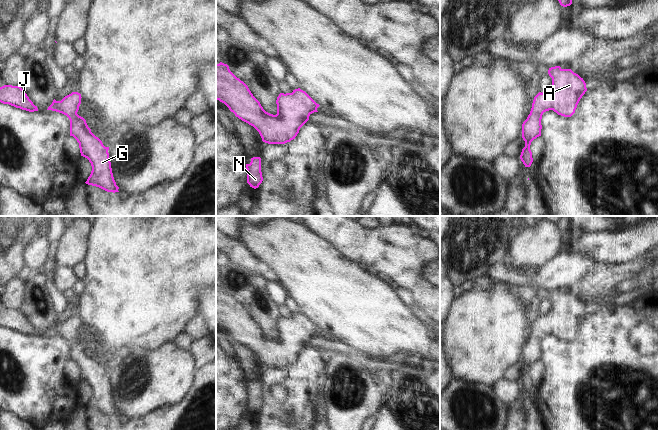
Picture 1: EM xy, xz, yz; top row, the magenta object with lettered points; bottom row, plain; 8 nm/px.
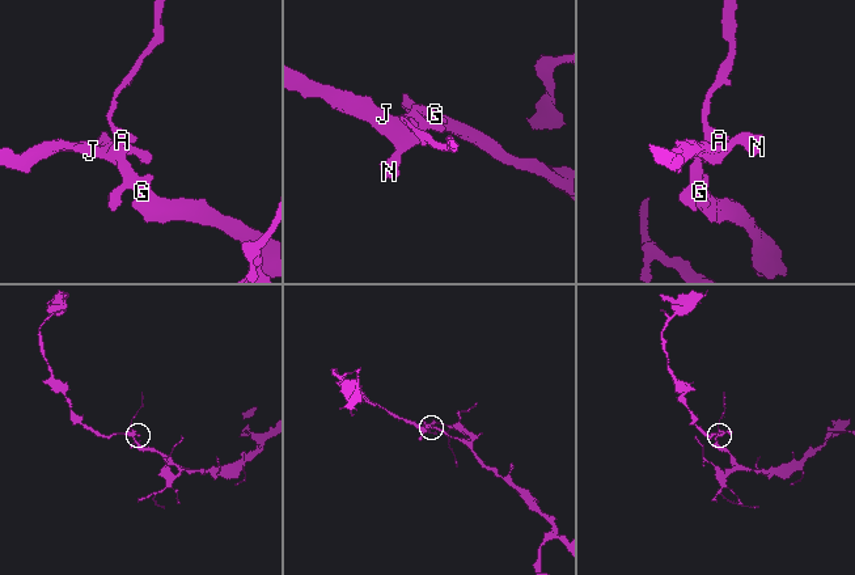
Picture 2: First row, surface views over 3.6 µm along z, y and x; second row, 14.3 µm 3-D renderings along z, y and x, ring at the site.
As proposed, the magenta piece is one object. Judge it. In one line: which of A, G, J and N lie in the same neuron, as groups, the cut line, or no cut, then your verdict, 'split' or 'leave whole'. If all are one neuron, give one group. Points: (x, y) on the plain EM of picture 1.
groups A G J N; cut none; leave whole

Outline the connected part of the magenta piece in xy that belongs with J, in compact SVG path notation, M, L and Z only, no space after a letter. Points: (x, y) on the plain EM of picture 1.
M4 309L0 311L0 326L29 336L38 335L20 310Z

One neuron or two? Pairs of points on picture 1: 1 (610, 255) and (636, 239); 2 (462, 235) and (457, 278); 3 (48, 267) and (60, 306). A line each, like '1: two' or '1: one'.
1: one
2: one
3: one

